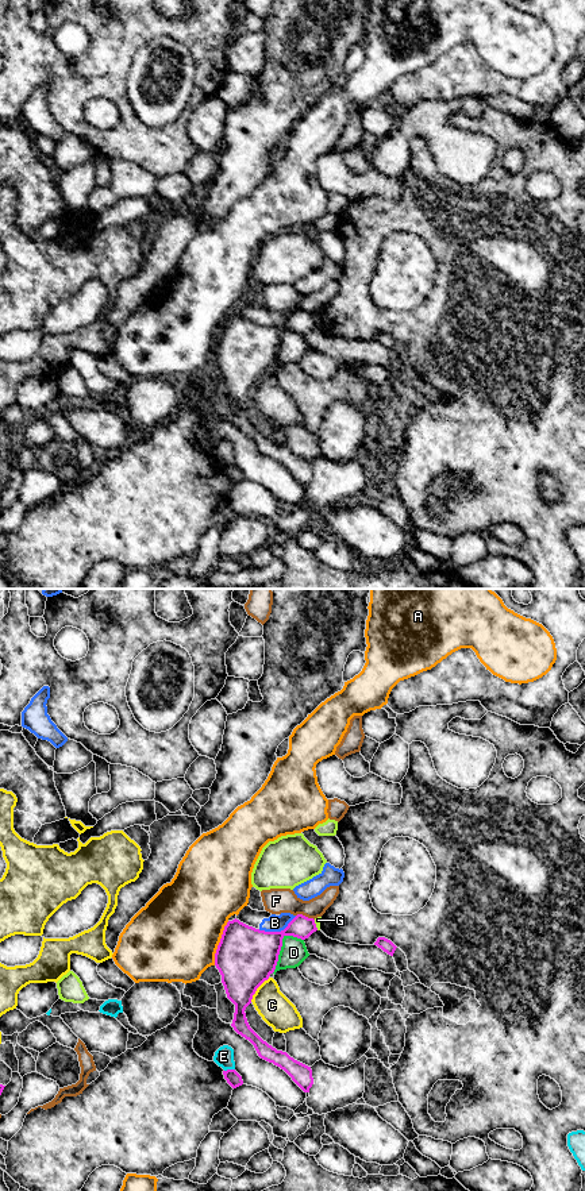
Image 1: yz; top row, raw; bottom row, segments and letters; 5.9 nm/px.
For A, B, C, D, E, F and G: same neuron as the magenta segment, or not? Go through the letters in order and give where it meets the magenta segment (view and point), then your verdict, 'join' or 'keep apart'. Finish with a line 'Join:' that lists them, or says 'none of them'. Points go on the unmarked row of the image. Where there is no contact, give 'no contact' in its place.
A: meets magenta in yz at (219, 338); keep apart
B: meets magenta in yz at (277, 327); keep apart
C: meets magenta in yz at (257, 382); keep apart
D: meets magenta in yz at (281, 340); keep apart
E: meets magenta in yz at (229, 465); keep apart
F: meets magenta in yz at (304, 311); keep apart
G: meets magenta in yz at (315, 320); keep apart
Join: none of them

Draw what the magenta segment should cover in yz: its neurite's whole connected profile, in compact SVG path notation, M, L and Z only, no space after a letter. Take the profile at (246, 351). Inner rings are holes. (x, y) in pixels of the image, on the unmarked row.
M297 309L281 327L259 325L235 313L224 321L215 348L227 393L235 400L231 421L254 440L261 454L284 465L304 487L309 487L313 479L311 462L263 436L250 423L245 405L257 383L274 367L282 334L305 335L316 325L315 315L303 309Z

